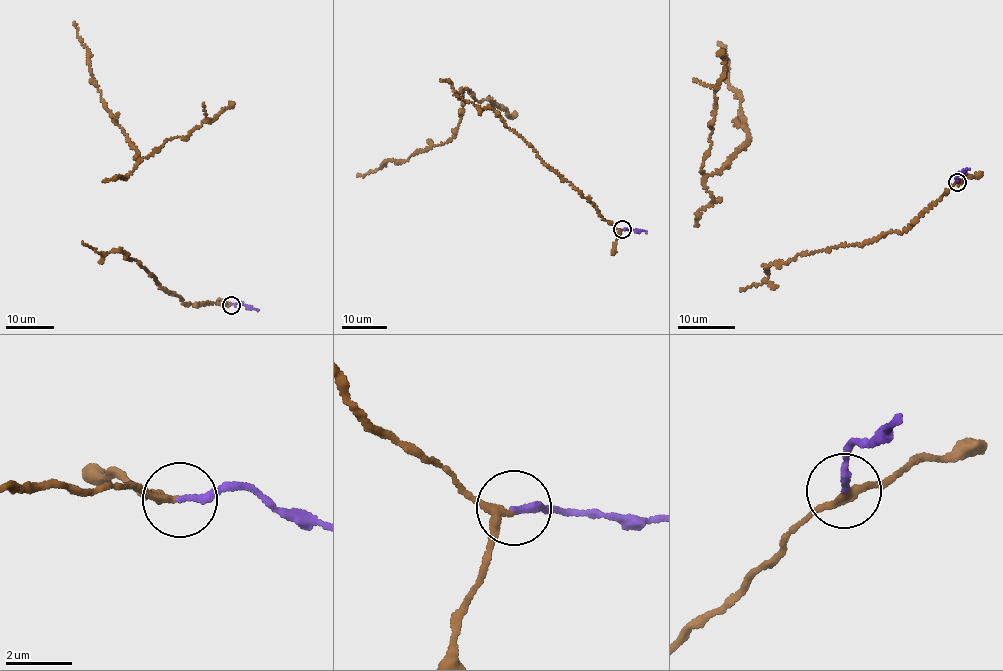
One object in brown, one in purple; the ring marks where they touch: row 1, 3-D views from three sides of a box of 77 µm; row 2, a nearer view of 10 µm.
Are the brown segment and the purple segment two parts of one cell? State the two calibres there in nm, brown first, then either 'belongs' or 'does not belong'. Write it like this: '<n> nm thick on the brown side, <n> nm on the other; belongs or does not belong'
220 nm thick on the brown side, 220 nm on the other; belongs

